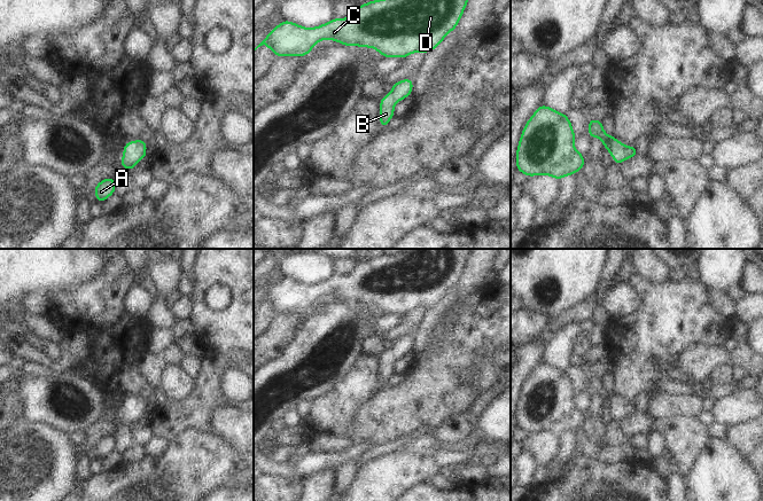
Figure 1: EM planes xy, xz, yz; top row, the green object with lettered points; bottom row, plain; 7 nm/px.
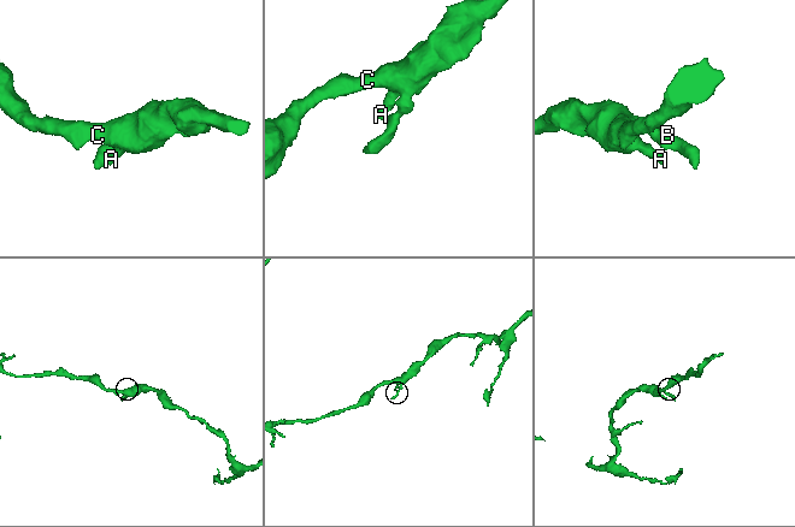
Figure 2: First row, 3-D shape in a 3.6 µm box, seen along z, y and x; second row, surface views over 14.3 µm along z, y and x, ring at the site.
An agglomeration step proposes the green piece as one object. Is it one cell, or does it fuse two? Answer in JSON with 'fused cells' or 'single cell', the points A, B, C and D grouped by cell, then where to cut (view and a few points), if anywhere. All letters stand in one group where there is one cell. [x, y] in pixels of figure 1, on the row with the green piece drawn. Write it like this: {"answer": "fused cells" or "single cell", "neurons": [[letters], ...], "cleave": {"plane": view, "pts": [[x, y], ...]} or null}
{"answer": "single cell", "neurons": [["A", "B", "C", "D"]], "cleave": null}

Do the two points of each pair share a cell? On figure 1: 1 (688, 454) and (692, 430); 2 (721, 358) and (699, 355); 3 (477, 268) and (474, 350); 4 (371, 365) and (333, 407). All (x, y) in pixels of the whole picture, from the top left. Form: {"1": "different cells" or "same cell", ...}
{"1": "same cell", "2": "same cell", "3": "different cells", "4": "same cell"}

